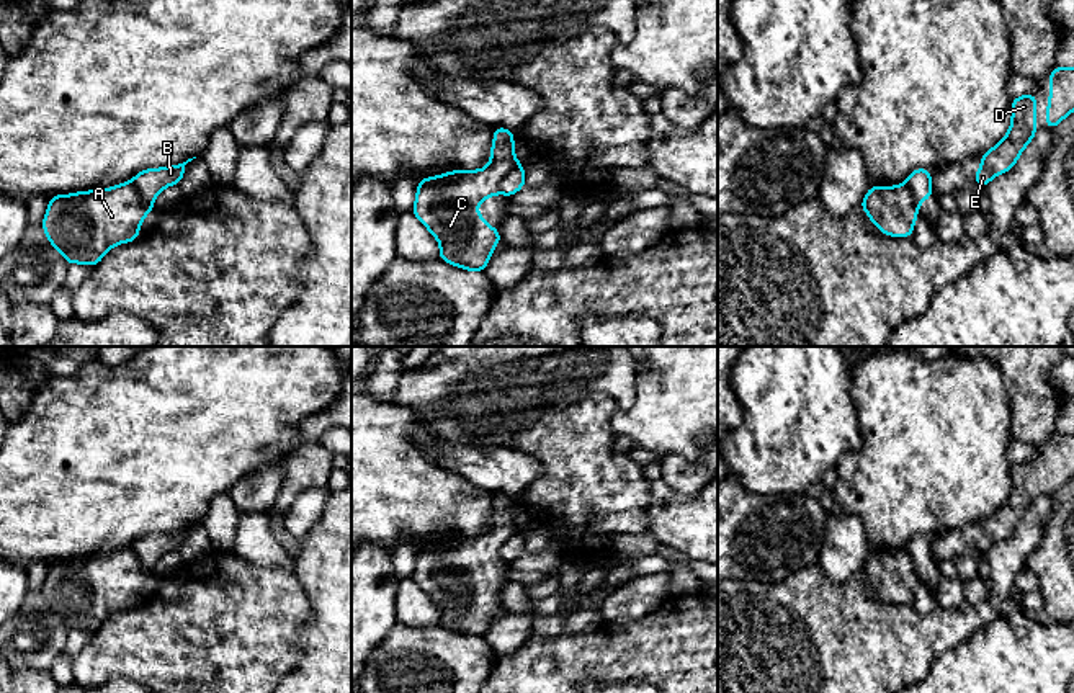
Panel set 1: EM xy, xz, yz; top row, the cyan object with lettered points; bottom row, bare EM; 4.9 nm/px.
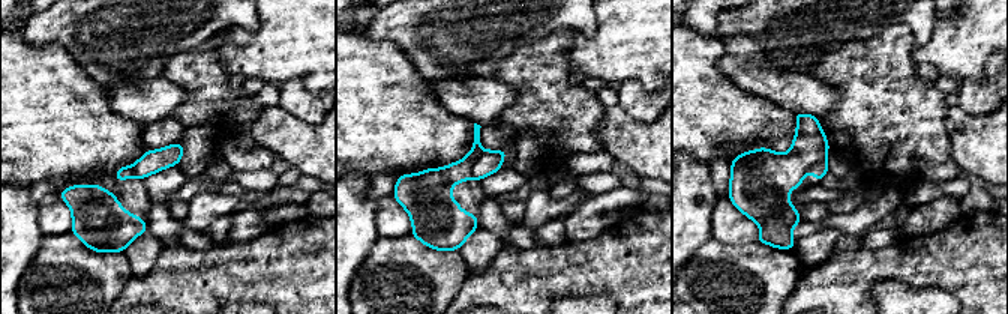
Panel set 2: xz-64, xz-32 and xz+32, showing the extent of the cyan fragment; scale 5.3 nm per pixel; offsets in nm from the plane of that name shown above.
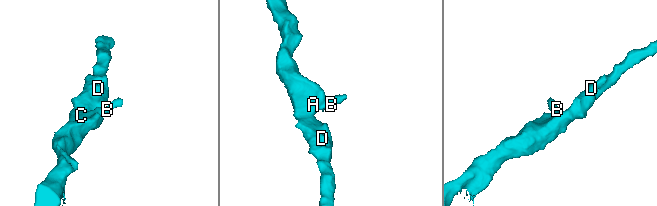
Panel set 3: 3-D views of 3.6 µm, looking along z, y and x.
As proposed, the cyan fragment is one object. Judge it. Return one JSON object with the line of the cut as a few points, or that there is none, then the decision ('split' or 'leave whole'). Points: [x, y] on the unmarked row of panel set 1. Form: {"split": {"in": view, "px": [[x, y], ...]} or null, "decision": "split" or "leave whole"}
{"split": {"in": "xz", "px": [[520, 530], [501, 546], [499, 558]]}, "decision": "split"}

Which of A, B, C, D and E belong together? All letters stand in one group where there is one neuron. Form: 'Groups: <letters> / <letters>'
Groups: A C D E / B

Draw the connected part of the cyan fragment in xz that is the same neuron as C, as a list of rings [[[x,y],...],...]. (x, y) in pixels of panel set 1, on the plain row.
[[[494,494],[494,510],[490,515],[490,528],[481,536],[454,536],[440,543],[428,543],[418,548],[417,564],[412,580],[433,600],[440,608],[440,624],[453,633],[469,637],[482,637],[494,613],[502,606],[495,593],[477,580],[482,566],[499,561],[500,546],[512,538],[520,528],[513,516],[515,500],[503,494]]]

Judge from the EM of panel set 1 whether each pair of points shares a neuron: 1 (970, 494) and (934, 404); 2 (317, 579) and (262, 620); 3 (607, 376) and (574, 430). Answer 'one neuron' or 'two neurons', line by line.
1: one neuron
2: two neurons
3: two neurons

